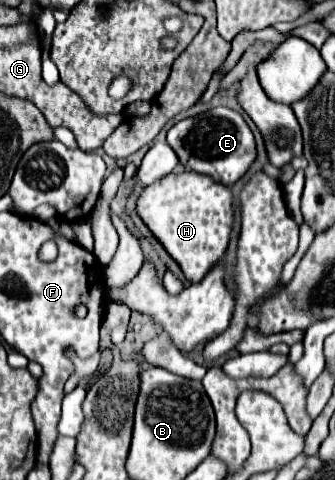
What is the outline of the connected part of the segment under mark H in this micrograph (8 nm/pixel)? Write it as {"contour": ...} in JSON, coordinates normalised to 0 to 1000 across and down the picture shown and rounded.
{"contour":[[[576,356],[504,360],[427,394],[409,440],[457,490],[487,506],[499,527],[534,548],[552,577],[576,590],[606,581],[684,510],[701,444],[696,402],[678,385],[624,373],[624,365]]]}

